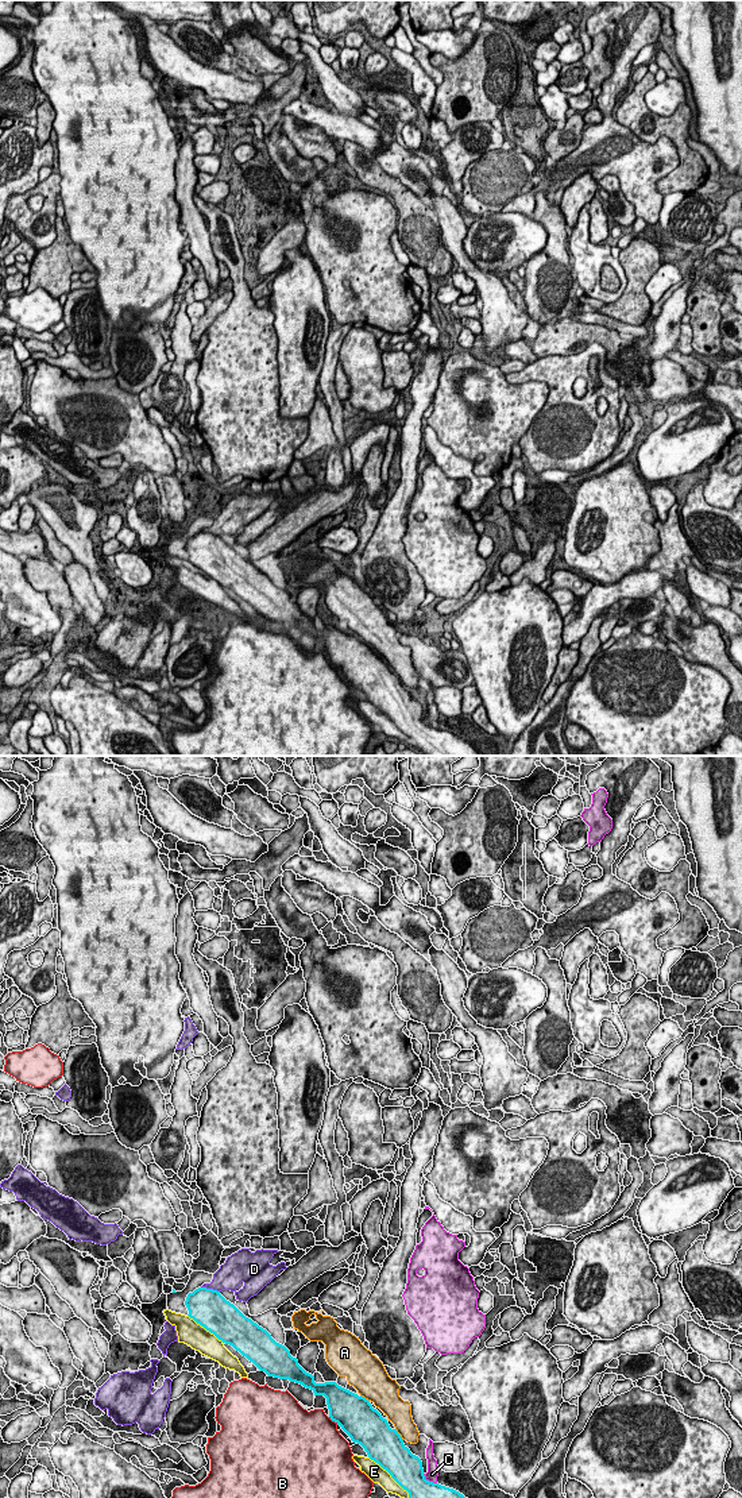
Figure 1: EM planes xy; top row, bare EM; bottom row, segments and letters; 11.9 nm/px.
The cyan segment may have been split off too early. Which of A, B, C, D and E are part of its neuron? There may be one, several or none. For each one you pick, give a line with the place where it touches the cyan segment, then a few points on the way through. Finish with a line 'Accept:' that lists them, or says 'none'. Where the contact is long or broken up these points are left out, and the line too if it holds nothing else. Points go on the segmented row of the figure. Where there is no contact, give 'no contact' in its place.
E: contact xy (390, 1474)
Accept: E

